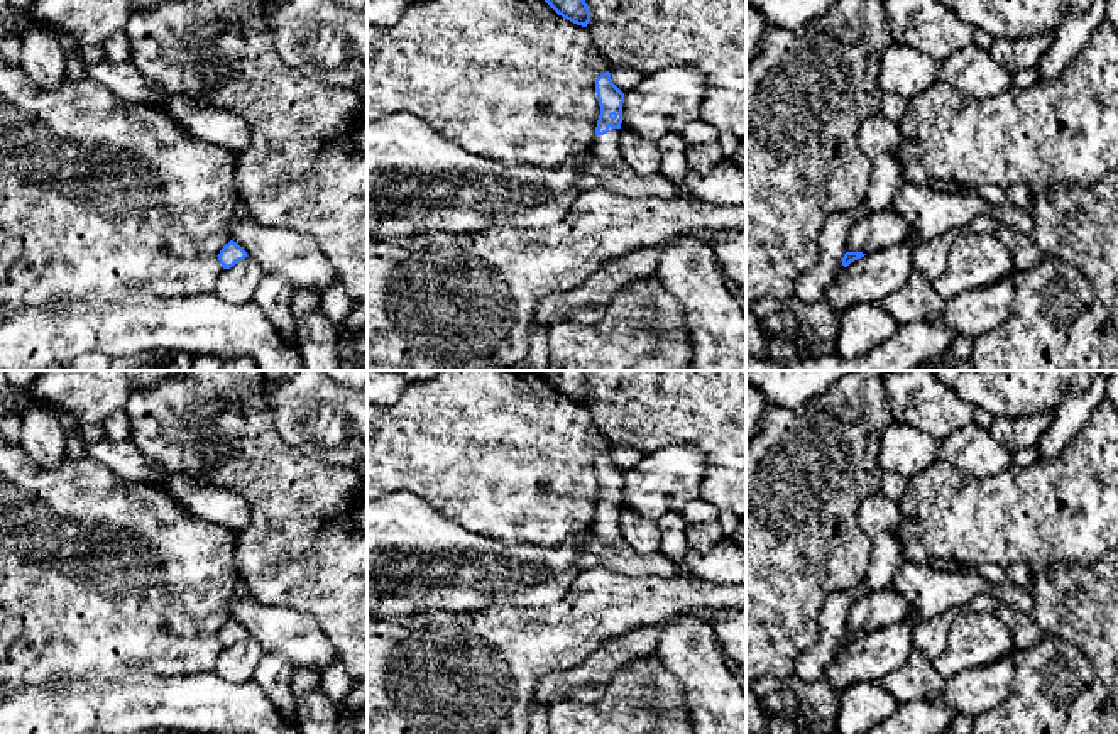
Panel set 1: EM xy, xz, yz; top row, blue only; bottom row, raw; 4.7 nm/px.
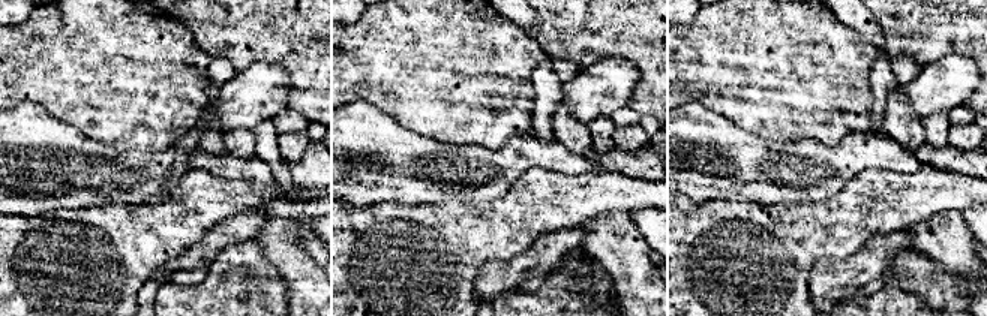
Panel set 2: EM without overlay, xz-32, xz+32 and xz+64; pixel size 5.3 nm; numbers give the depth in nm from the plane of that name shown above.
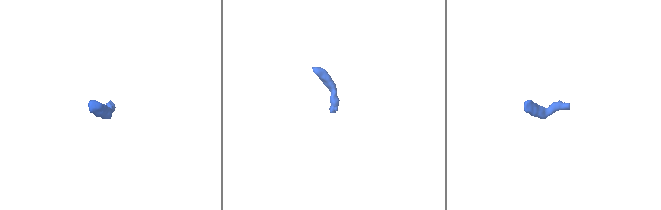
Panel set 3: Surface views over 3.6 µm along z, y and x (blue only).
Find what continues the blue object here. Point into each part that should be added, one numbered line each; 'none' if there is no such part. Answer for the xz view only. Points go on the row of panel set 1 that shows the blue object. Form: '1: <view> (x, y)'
1: xz (606, 147)

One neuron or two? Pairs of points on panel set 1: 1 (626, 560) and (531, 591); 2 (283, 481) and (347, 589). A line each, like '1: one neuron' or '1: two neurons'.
1: one neuron
2: one neuron

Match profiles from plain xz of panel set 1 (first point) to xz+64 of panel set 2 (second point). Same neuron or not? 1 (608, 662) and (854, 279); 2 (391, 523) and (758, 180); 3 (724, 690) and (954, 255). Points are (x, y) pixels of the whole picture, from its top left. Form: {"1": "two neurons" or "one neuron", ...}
{"1": "one neuron", "2": "one neuron", "3": "one neuron"}

